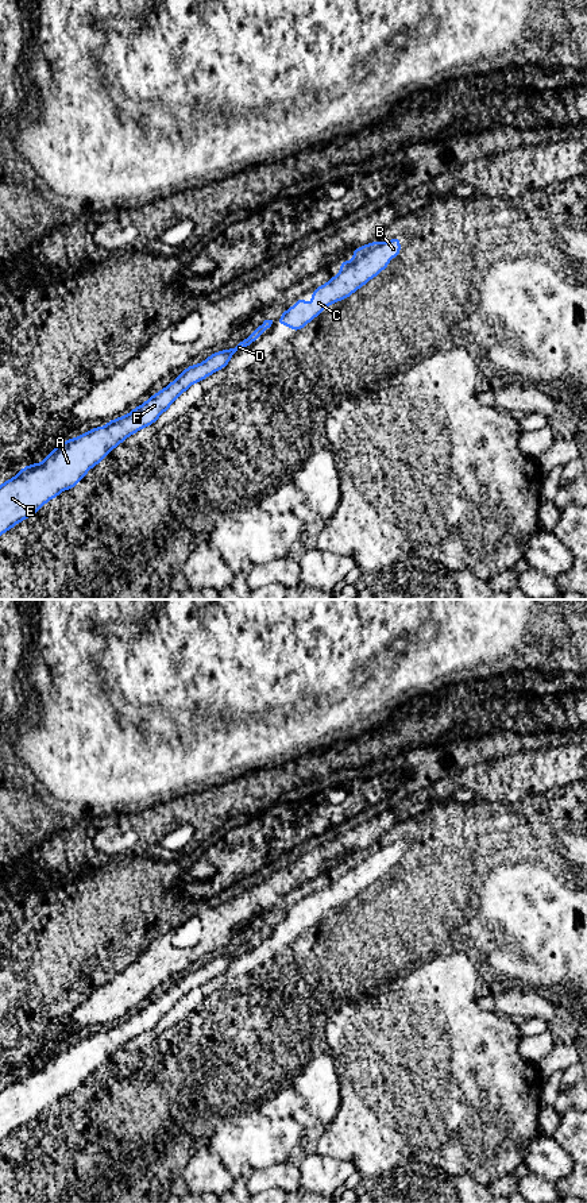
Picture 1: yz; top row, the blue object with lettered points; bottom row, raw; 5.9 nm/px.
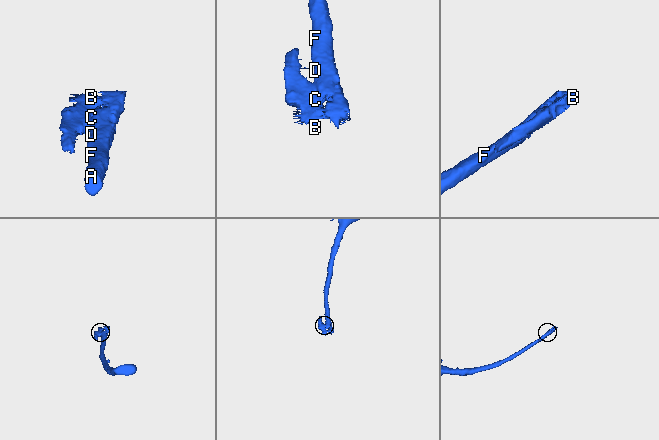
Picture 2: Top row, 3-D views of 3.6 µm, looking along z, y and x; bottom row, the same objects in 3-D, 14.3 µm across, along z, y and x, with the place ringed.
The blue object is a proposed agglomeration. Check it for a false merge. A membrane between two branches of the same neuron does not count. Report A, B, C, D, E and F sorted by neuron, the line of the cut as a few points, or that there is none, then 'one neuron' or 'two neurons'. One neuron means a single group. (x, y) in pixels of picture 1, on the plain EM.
A D E F / B C | yz (382, 848), (366, 856), (354, 867) | two neurons

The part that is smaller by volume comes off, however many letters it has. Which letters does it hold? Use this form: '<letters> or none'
B, C

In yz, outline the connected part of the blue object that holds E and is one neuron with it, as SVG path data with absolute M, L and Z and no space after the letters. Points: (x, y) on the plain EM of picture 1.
M264 925L233 953L213 957L204 967L188 971L166 992L130 1018L57 1049L42 1068L27 1069L13 1083L4 1086L0 1090L0 1141L38 1118L63 1095L76 1092L115 1052L152 1030L192 990L227 972L235 957L256 946L271 929L273 925Z

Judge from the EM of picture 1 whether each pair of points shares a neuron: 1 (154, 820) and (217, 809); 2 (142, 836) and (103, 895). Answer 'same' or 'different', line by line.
1: same
2: different

